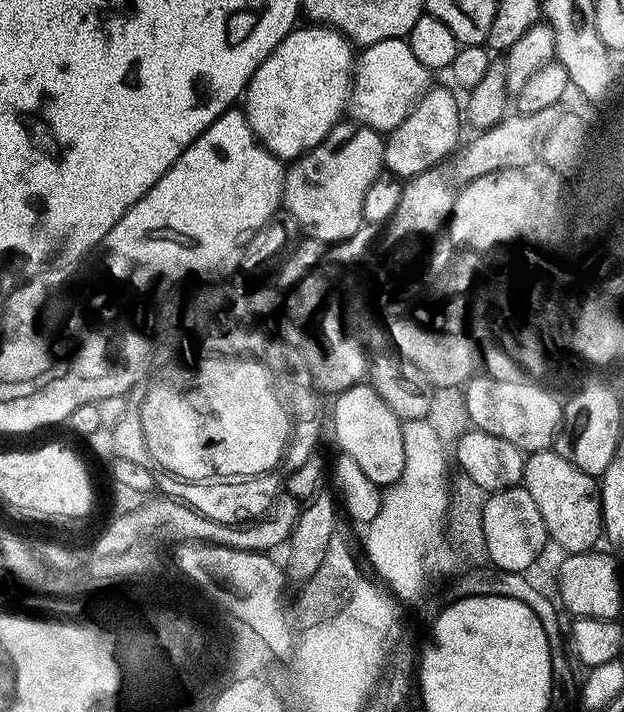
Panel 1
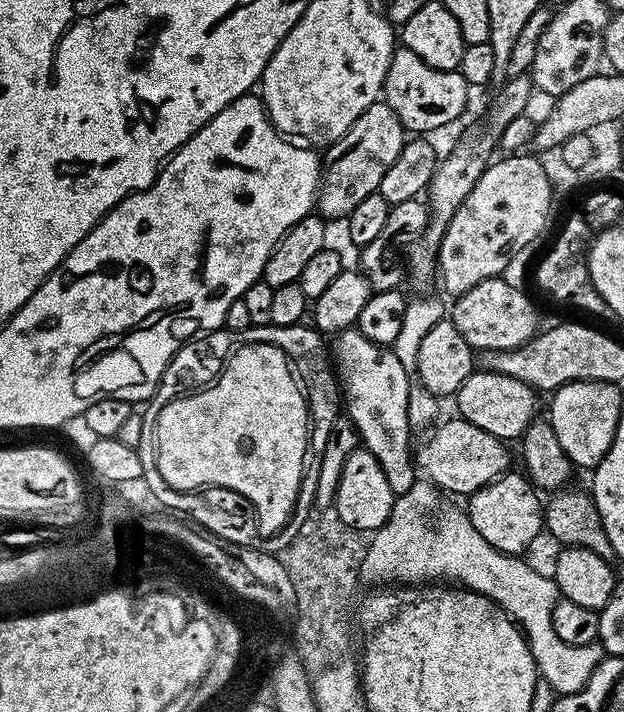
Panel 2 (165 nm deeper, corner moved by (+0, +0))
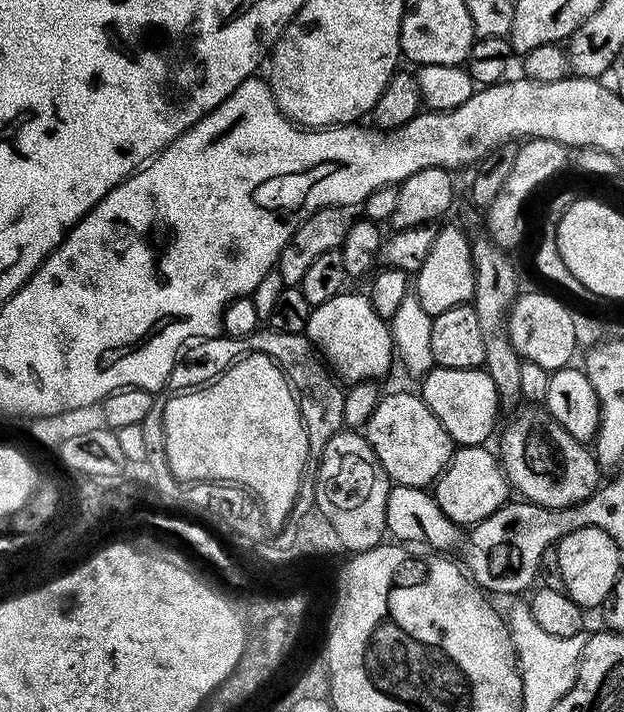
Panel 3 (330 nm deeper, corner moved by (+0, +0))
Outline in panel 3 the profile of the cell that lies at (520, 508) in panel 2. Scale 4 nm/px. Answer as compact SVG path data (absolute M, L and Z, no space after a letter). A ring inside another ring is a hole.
M457 447L451 453L447 468L434 485L434 495L442 514L457 526L471 526L494 514L503 504L509 503L510 485L495 451L491 447Z

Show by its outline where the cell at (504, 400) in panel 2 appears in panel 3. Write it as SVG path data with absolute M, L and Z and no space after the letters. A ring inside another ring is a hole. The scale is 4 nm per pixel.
M483 367L463 368L454 370L453 368L433 368L419 381L418 395L424 401L425 406L434 414L446 430L449 441L453 445L474 448L484 446L489 443L488 435L496 426L496 414L501 411L498 390L495 389L494 381L490 374Z

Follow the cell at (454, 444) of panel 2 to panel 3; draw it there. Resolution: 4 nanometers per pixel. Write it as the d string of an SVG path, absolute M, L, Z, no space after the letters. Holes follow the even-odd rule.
M415 391L381 395L362 432L393 485L427 489L448 466L450 441L446 430Z

